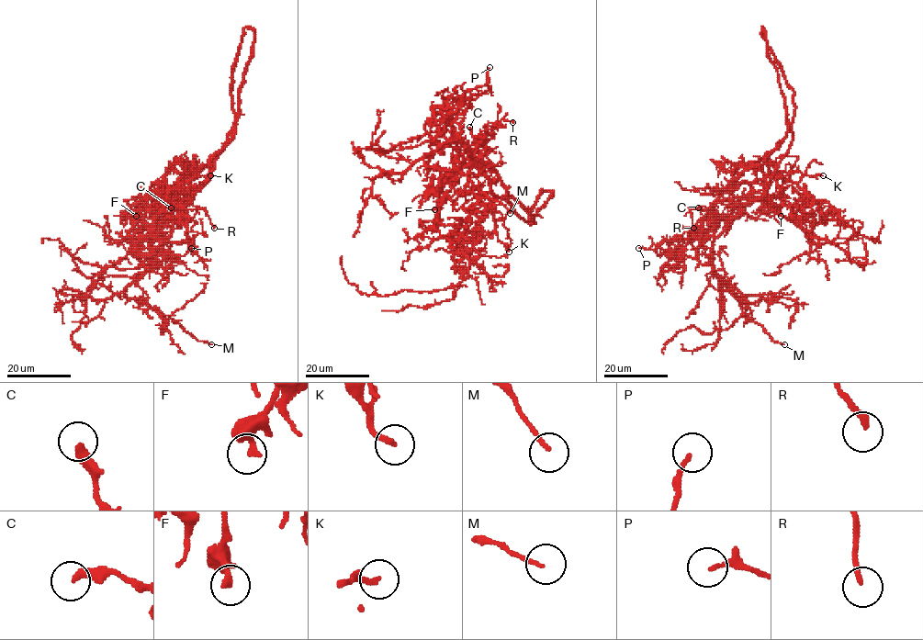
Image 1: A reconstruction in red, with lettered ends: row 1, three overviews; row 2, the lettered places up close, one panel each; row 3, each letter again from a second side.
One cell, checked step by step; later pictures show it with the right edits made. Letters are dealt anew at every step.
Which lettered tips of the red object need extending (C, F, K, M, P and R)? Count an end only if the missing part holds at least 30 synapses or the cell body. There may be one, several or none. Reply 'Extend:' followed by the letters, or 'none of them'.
Extend: C, R

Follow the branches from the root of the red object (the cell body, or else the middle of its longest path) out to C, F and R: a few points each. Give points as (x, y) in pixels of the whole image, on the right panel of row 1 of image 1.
C: (763, 199), (748, 202), (737, 217), (729, 206), (730, 189), (724, 188), (714, 205), (698, 207)
F: (763, 199), (748, 202), (737, 217), (741, 201), (759, 190), (762, 203), (780, 206), (781, 216)
R: (763, 199), (748, 202), (737, 217), (729, 206), (730, 189), (724, 188), (709, 208), (690, 210), (693, 228)

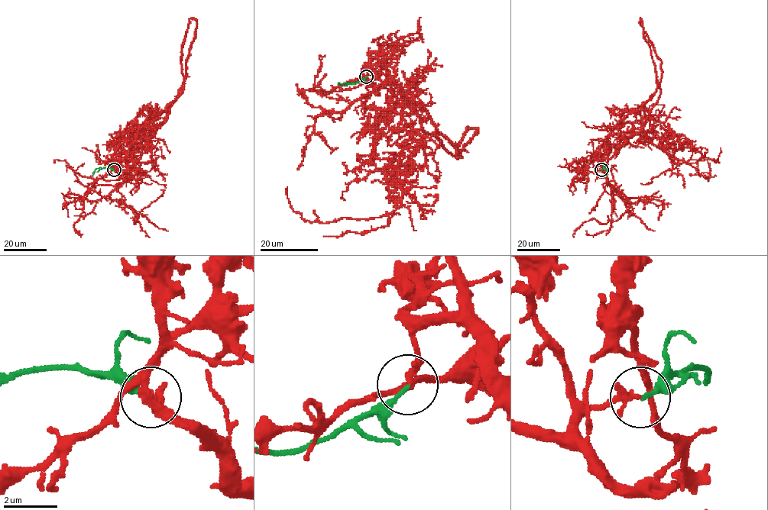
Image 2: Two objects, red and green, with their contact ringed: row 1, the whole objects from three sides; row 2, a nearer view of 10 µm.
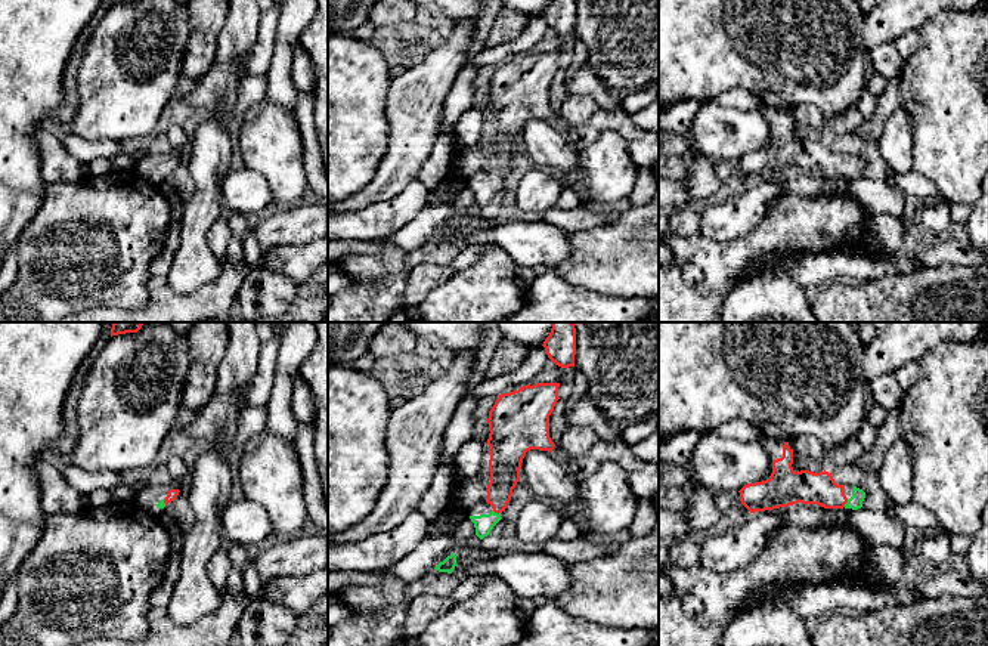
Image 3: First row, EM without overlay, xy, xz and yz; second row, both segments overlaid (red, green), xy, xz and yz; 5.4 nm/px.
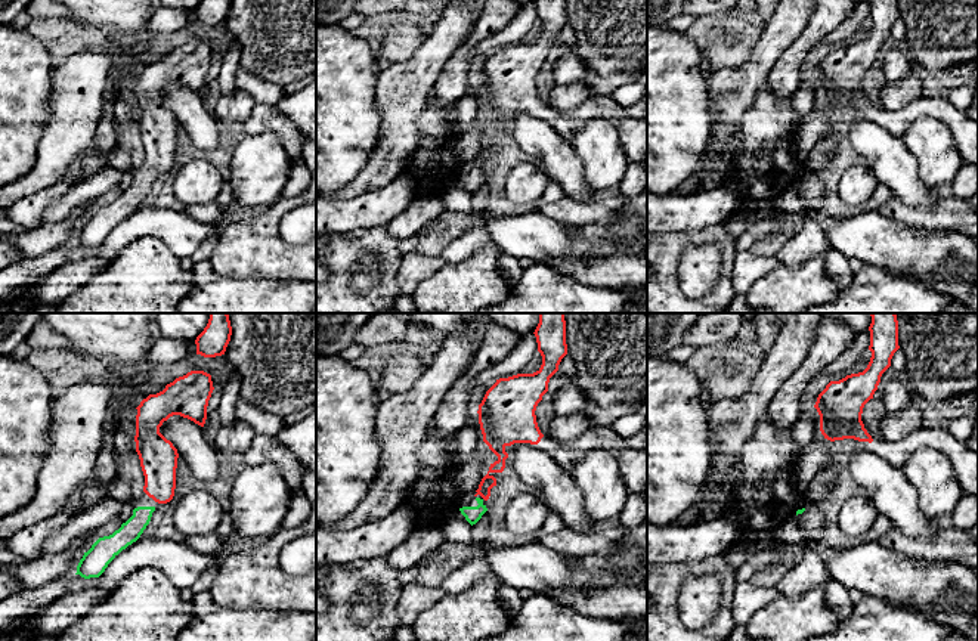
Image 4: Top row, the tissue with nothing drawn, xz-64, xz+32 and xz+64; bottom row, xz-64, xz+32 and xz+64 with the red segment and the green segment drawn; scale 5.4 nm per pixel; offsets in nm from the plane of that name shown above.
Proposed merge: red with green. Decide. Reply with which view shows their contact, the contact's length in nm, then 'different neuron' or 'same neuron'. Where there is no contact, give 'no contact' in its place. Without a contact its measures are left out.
yz | 50 nm | same neuron

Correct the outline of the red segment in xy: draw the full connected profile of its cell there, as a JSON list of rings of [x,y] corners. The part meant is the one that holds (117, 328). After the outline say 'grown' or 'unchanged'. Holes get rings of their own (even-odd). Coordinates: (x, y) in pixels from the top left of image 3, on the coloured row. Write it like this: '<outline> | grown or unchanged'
[[[114,322],[111,328],[111,337],[126,333],[137,333],[145,322]]] | unchanged

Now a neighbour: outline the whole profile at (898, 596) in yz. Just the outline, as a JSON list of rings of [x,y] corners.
[[[901,585],[888,588],[886,599],[886,605],[893,606],[908,606],[923,600],[923,597],[917,594],[913,588]]]

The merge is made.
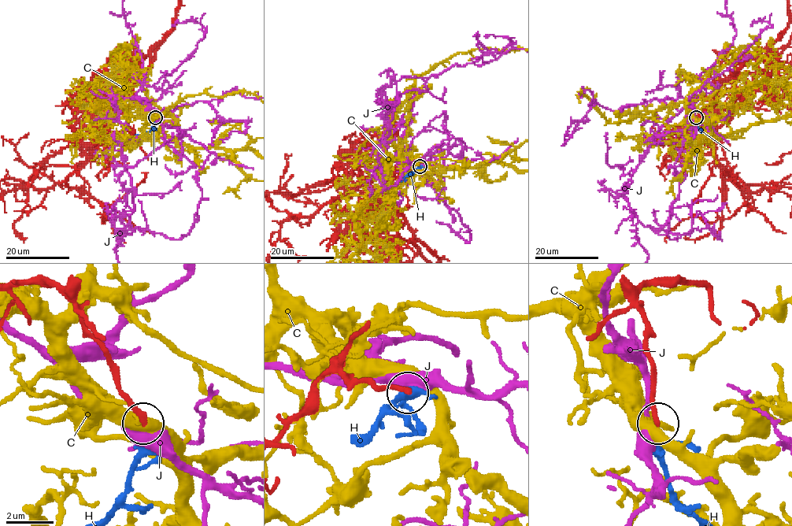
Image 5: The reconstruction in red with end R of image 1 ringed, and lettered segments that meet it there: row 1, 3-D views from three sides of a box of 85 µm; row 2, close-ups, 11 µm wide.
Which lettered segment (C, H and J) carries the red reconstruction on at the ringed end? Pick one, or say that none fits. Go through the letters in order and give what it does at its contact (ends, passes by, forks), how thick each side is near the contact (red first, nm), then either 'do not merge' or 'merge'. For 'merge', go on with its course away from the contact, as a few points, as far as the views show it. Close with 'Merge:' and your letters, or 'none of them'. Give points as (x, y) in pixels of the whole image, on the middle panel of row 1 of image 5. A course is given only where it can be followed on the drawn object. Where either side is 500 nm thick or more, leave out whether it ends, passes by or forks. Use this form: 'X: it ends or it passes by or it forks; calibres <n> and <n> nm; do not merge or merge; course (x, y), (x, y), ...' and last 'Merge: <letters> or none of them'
C: calibres 240 and 550 nm; do not merge
H: it forks; calibres 220 and 280 nm; merge; course (419, 166), (399, 179)
J: it passes by; calibres 240 and 440 nm; do not merge
Merge: H

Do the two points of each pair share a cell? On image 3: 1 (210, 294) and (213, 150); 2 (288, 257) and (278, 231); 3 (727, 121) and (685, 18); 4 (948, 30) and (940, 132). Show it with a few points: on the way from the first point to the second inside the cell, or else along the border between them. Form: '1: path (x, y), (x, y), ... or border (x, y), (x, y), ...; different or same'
1: border (222, 259), (210, 281), (176, 291); different
2: border (312, 240), (273, 246), (263, 266); different
3: border (715, 98), (700, 105); different
4: path (945, 55), (945, 107); same

